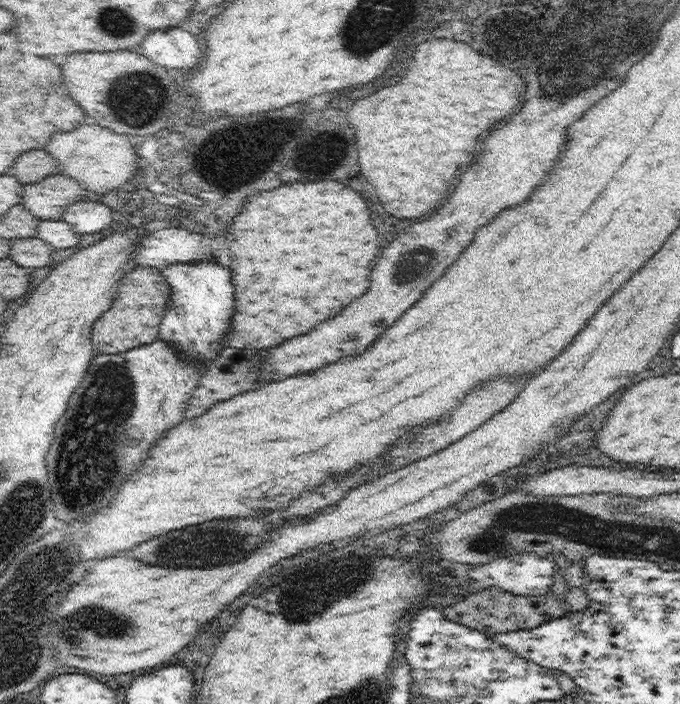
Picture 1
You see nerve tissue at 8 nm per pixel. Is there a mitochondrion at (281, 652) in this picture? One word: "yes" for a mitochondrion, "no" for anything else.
no

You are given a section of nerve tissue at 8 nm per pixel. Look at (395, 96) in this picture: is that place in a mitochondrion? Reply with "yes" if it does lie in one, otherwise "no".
no

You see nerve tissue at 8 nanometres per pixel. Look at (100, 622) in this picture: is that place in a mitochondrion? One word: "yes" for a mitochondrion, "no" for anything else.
yes

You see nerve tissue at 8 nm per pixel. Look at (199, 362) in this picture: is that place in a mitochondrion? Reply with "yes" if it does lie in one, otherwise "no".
no

